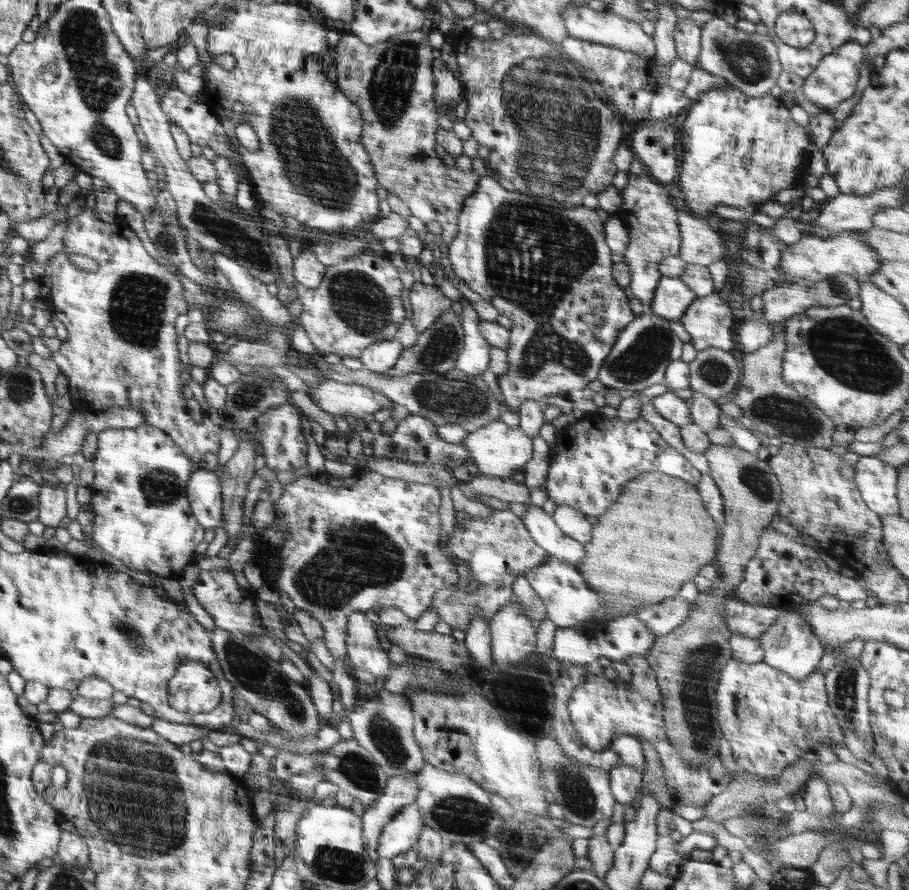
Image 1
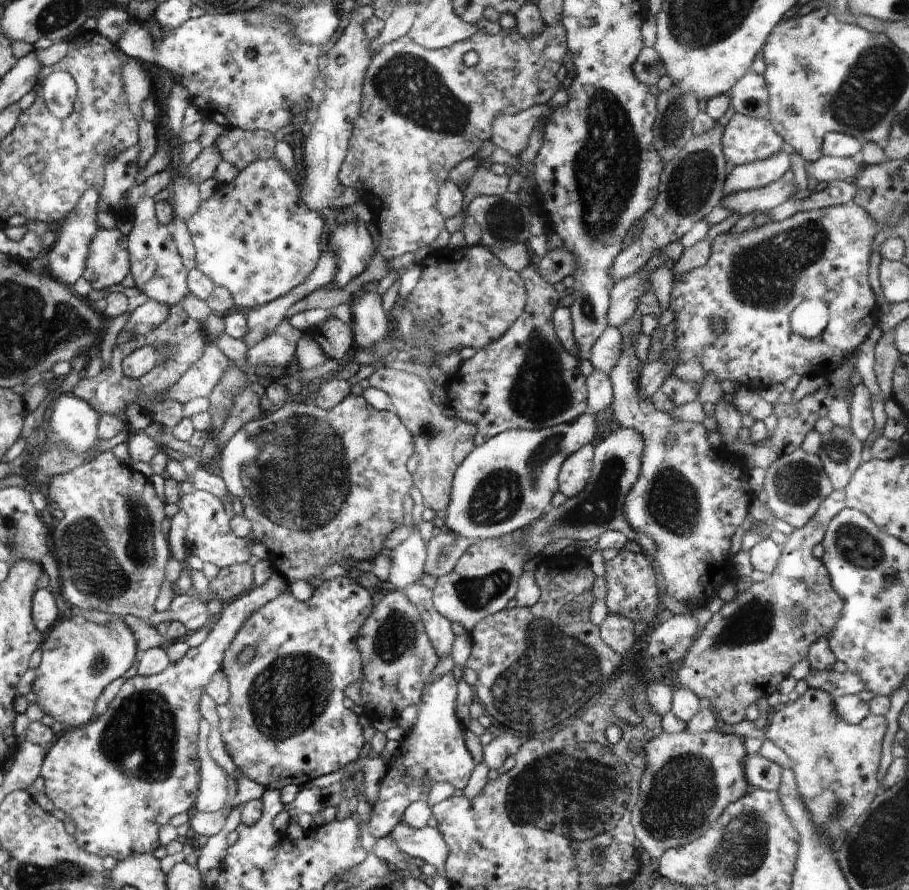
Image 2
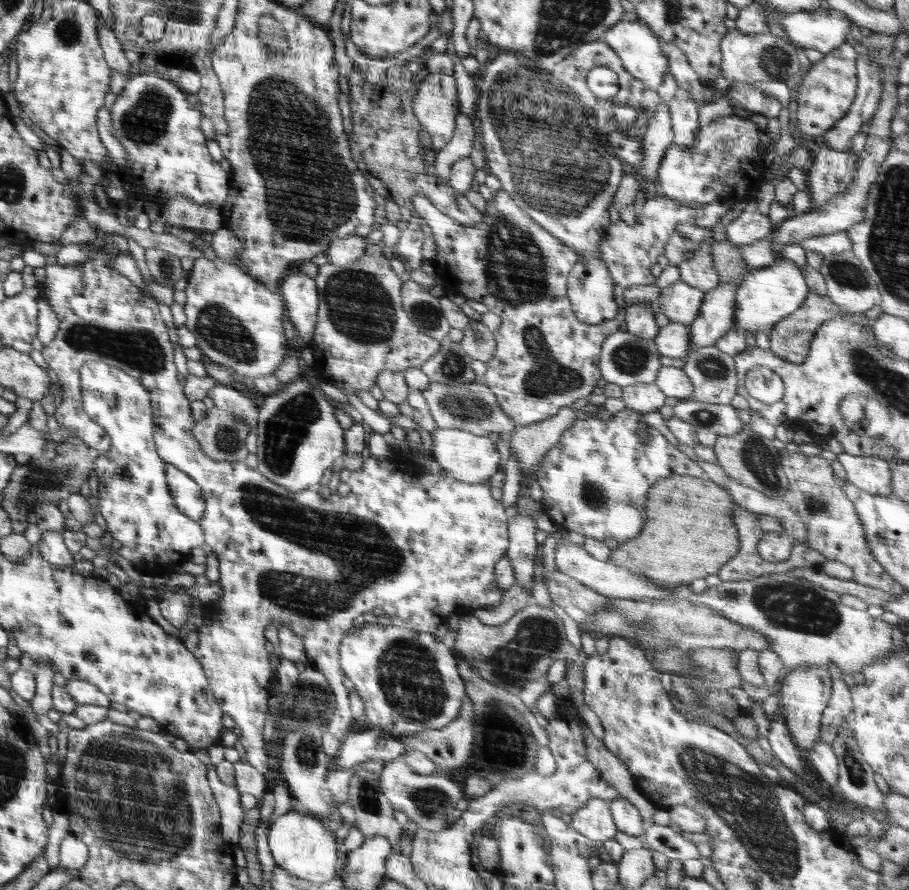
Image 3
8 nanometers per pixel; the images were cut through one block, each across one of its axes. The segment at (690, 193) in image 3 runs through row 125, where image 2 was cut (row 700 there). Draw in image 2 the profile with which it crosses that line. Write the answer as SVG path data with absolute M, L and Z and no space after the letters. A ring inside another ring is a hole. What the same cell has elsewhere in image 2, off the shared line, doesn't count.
M833 490L824 498L816 514L802 528L794 529L781 548L780 560L774 572L762 582L754 583L744 592L736 593L734 600L725 602L721 610L712 615L706 627L700 632L683 658L678 673L678 687L688 688L699 699L707 699L709 708L720 716L726 724L738 724L746 718L746 709L762 696L768 697L779 690L780 682L790 674L790 670L800 660L808 658L808 650L820 638L828 638L842 612L843 602L832 586L830 574L821 559L812 554L812 548L821 544L828 524L834 516L845 509L845 492ZM794 606L806 610L804 622L794 622L790 612Z

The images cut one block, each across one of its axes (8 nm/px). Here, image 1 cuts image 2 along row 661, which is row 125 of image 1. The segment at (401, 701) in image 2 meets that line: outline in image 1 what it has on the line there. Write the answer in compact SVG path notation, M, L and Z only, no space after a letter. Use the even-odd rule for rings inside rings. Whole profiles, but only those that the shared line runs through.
M412 31L397 34L391 39L376 44L366 44L360 37L350 32L341 35L334 53L337 87L352 104L362 110L361 140L374 168L379 187L384 187L408 206L411 216L423 223L437 222L442 227L442 240L450 245L457 234L457 221L468 198L476 191L480 183L480 174L474 169L460 170L450 167L444 159L436 155L435 132L438 127L438 111L434 103L434 75L432 72L435 49L430 45L429 34Z

